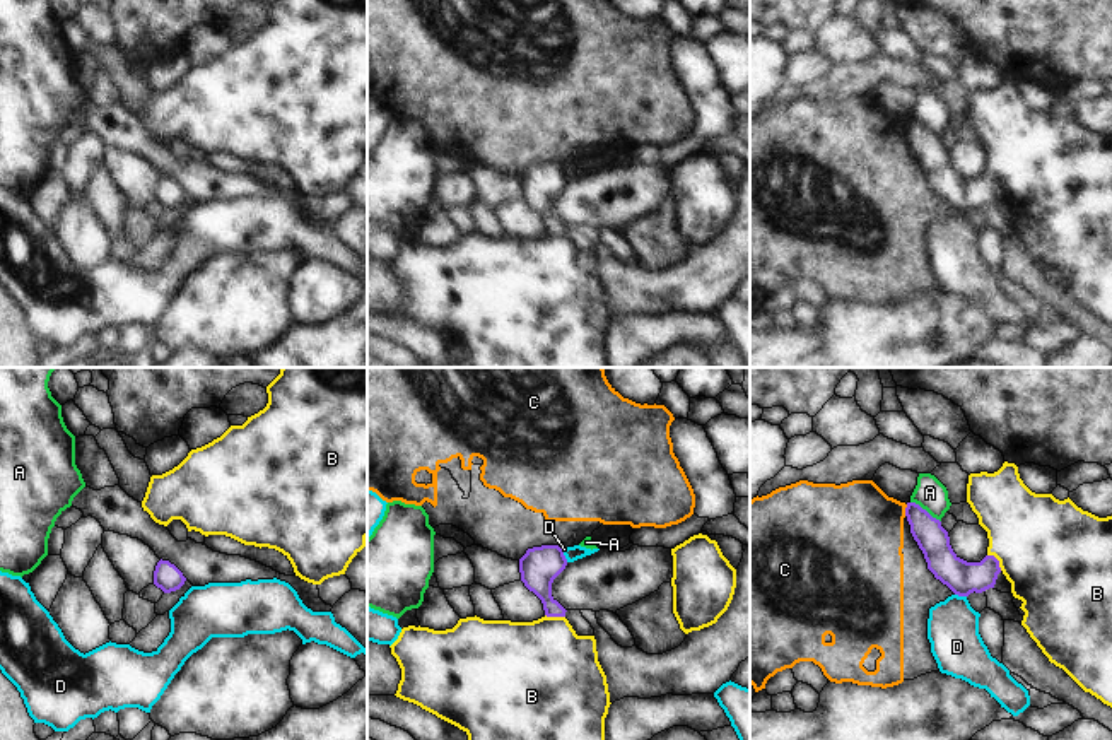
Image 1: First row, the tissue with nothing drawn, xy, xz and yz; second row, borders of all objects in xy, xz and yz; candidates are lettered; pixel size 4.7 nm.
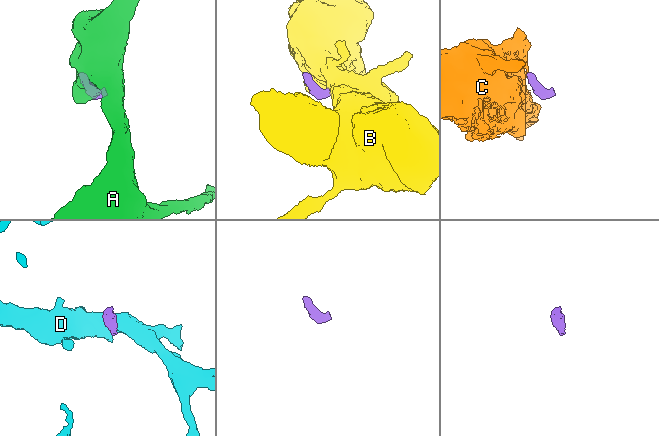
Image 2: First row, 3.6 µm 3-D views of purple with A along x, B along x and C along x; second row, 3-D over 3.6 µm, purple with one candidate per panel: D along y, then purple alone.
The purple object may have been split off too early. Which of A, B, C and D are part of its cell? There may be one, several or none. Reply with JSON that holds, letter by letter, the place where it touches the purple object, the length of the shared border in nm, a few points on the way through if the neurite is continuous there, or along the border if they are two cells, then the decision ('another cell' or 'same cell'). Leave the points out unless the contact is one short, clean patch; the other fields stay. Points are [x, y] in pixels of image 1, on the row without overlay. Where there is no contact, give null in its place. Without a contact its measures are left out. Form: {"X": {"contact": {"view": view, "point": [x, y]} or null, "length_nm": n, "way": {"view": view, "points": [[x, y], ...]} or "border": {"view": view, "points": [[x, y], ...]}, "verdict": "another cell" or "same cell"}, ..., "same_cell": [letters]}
{"A": {"contact": {"view": "yz", "point": [924, 127]}, "length_nm": 170, "border": {"view": "yz", "points": [[911, 118], [940, 139]]}, "verdict": "another cell"}, "B": {"contact": {"view": "yz", "point": [998, 178]}, "length_nm": 100, "way": {"view": "yz", "points": [[962, 195], [981, 193], [998, 178], [1008, 168], [1049, 168]]}, "verdict": "same cell"}, "C": {"contact": {"view": "yz", "point": [906, 127]}, "length_nm": 60, "border": {"view": "yz", "points": [[907, 122], [904, 132]]}, "verdict": "another cell"}, "D": {"contact": {"view": "xz", "point": [564, 173]}, "length_nm": 70, "border": {"view": "xz", "points": [[562, 166], [567, 178]]}, "verdict": "another cell"}, "same_cell": ["B"]}

